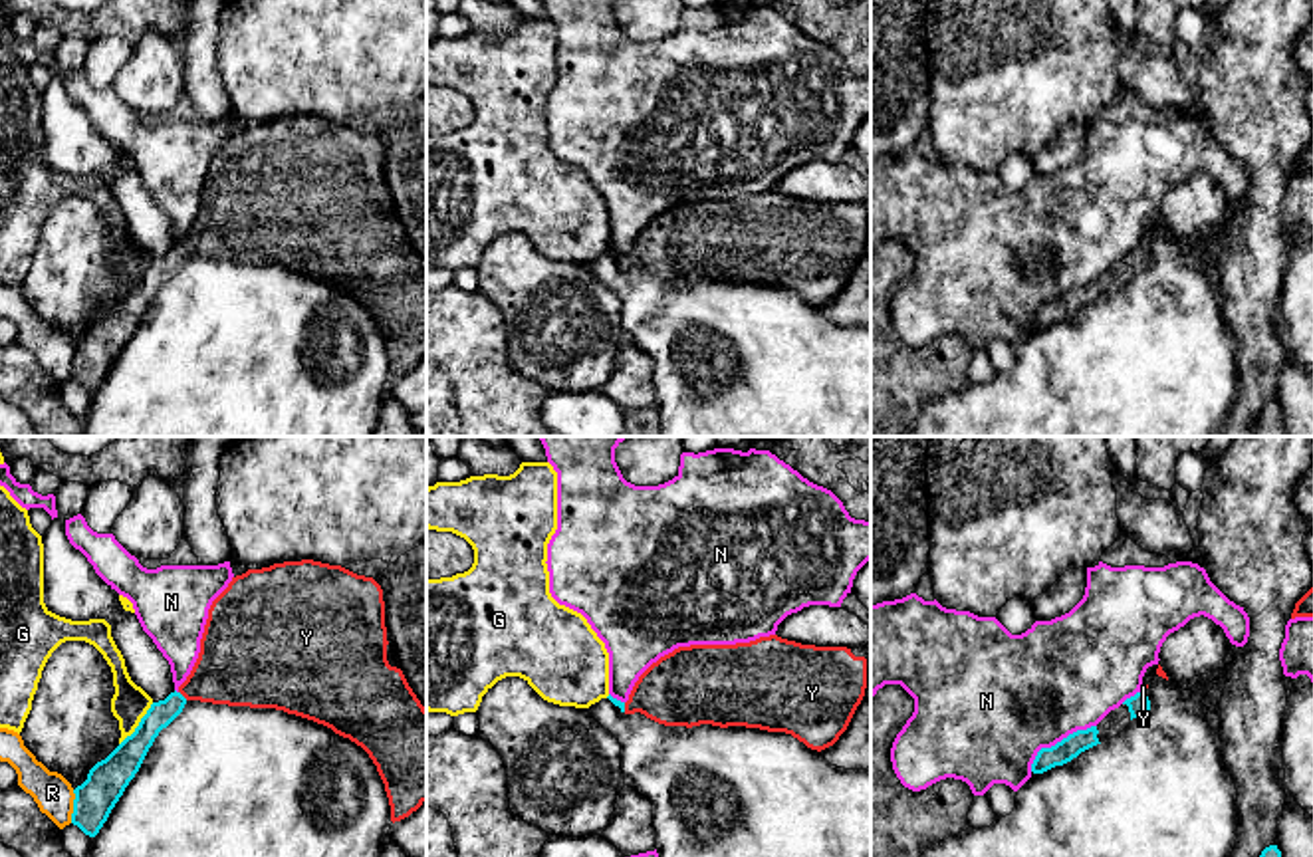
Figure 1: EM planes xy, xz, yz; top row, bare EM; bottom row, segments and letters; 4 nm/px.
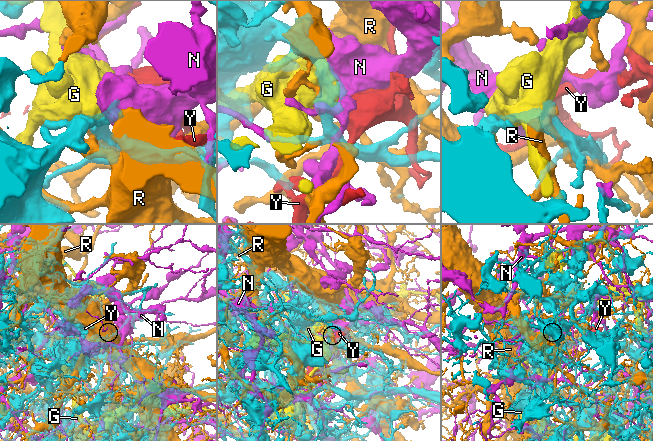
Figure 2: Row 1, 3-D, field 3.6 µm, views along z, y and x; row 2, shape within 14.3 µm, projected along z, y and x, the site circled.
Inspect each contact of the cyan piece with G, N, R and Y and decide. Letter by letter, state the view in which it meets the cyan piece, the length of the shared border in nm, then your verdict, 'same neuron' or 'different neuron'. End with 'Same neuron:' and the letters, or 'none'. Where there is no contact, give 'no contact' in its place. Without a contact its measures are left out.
G: meets cyan in xy; contact 220 nm long; different neuron
N: meets cyan in yz; contact 320 nm long; different neuron
R: meets cyan in xy; contact 140 nm long; different neuron
Y: meets cyan in xy; contact 50 nm long; same neuron
Same neuron: Y

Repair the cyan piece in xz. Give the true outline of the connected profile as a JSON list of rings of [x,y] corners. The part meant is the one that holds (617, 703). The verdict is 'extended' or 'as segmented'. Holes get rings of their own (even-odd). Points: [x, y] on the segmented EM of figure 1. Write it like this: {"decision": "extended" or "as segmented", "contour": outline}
{"decision": "extended", "contour": [[[760,637],[736,645],[690,645],[653,663],[635,682],[629,700],[607,696],[625,714],[641,712],[664,726],[746,726],[785,732],[811,750],[833,746],[847,730],[867,688],[867,659],[847,647],[815,647]]]}

